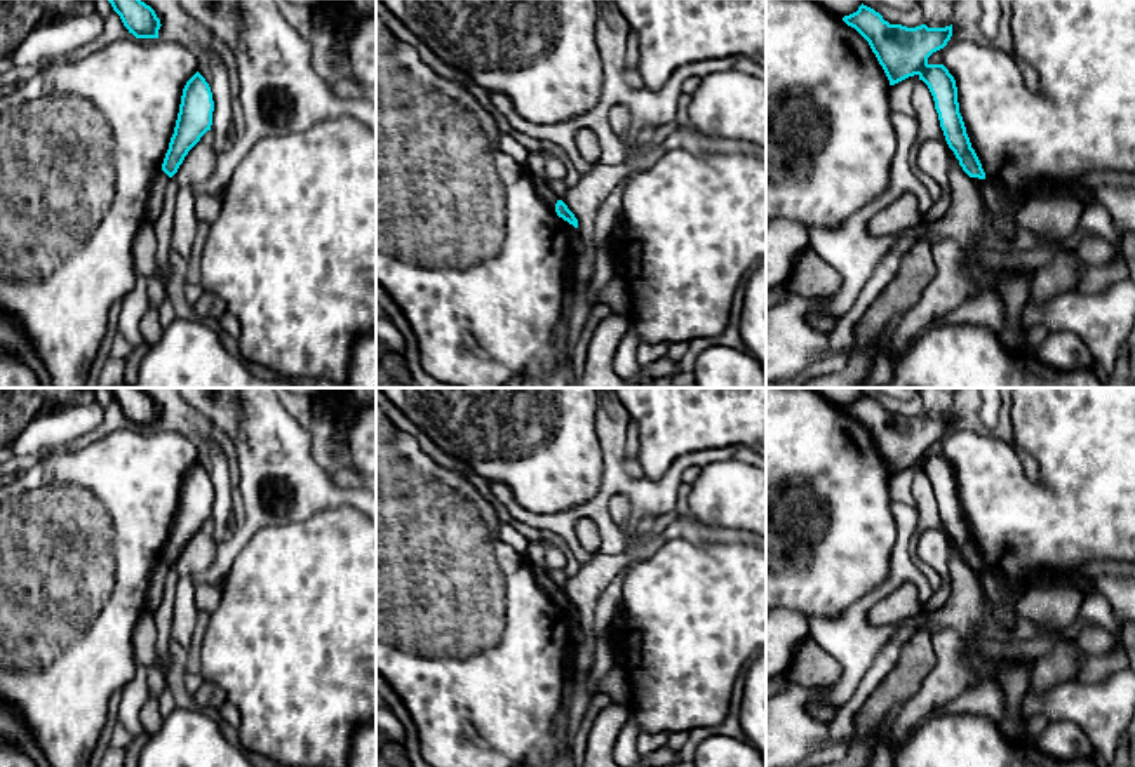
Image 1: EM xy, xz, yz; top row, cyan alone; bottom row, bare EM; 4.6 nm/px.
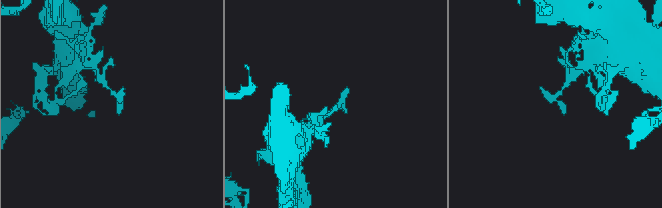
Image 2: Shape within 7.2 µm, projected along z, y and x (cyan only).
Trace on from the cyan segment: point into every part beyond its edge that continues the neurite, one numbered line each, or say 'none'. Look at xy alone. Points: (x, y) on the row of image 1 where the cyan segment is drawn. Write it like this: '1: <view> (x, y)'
none

